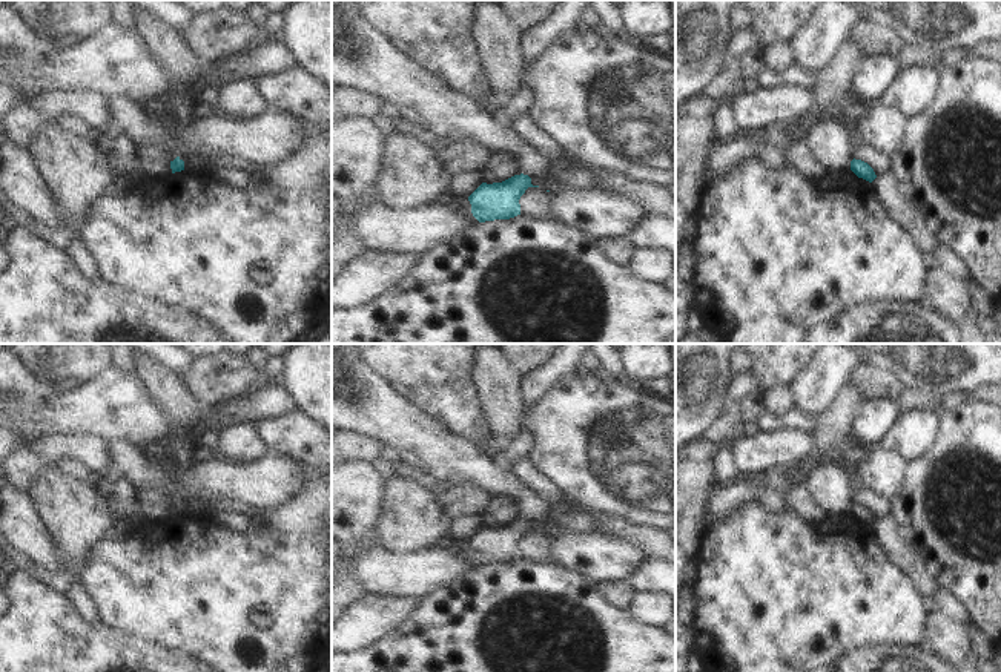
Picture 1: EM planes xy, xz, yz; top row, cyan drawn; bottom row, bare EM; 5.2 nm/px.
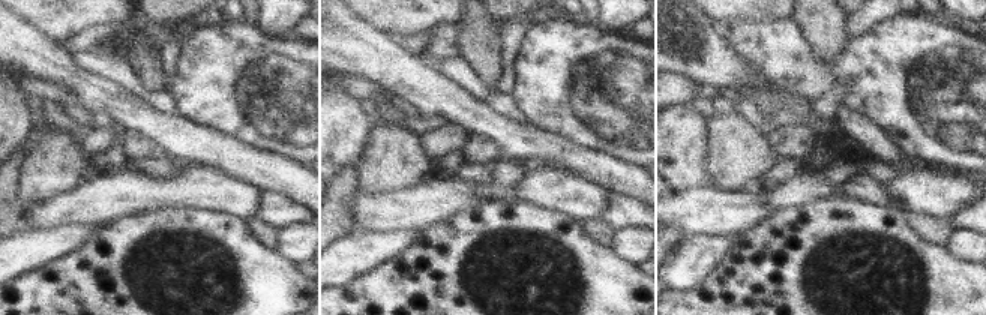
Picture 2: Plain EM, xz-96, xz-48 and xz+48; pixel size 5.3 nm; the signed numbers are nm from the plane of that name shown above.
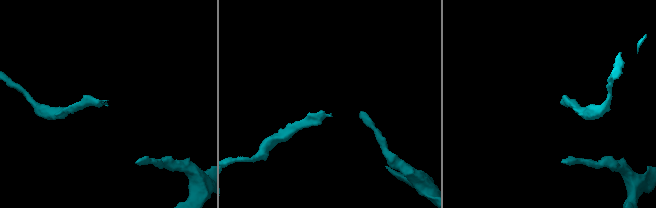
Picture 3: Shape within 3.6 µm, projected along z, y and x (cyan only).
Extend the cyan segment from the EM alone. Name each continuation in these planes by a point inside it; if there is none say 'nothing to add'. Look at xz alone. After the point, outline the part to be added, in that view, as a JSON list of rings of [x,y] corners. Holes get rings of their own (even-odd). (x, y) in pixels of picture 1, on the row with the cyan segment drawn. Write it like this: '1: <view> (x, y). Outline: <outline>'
1: xz (550, 183). Outline: [[[542,175],[542,176],[537,176],[537,178],[531,178],[531,184],[533,186],[539,186],[539,187],[543,187],[547,190],[550,190],[551,193],[553,192],[557,192],[560,189],[563,189],[565,186],[560,184],[556,176],[548,176],[548,175]]]

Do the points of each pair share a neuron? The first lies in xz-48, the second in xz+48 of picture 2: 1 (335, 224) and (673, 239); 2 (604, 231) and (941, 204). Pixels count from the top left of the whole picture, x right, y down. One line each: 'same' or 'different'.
1: same
2: different

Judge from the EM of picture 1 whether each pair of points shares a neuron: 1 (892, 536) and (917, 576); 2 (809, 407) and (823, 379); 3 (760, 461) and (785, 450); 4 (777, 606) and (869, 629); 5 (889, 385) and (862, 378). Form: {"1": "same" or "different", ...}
{"1": "same", "2": "same", "3": "same", "4": "same", "5": "same"}

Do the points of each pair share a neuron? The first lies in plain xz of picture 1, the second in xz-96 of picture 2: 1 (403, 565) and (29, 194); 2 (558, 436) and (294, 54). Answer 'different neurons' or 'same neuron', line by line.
1: different neurons
2: same neuron

